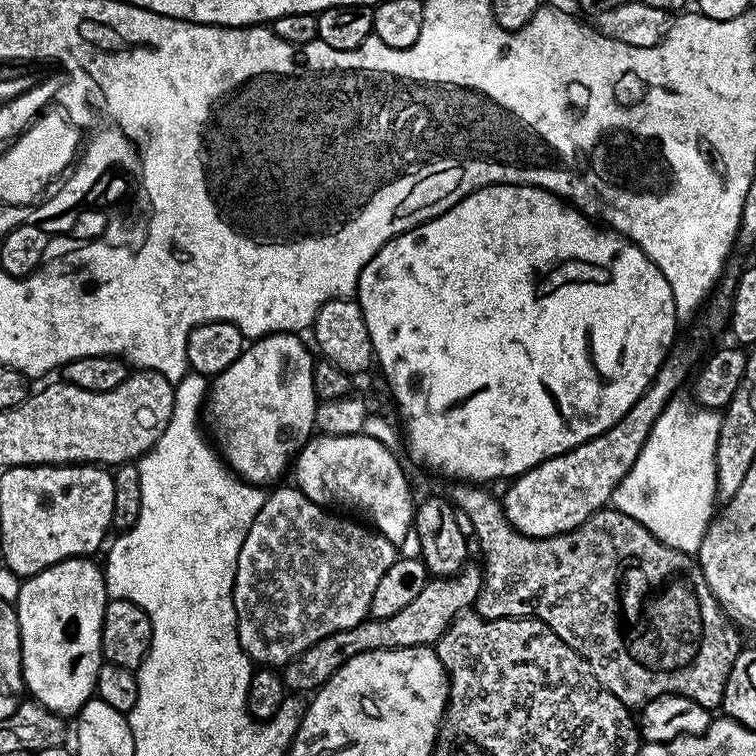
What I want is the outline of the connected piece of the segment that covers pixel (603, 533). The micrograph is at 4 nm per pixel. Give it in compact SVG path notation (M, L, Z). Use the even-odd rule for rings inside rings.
M456 482L453 485L452 496L450 495L451 503L459 511L466 514L467 523L470 527L472 526L473 533L471 532L471 535L474 540L474 535L476 535L476 540L480 543L480 552L484 555L484 560L482 559L482 583L474 605L477 614L487 620L535 617L535 619L542 621L547 628L554 630L554 634L558 634L558 638L562 638L562 642L566 642L566 646L574 649L588 663L600 685L606 690L610 690L610 694L617 696L629 710L639 710L659 696L685 696L709 710L716 710L721 707L726 690L726 678L730 674L730 666L734 666L734 658L738 658L742 641L740 641L739 634L736 633L735 626L737 627L737 625L729 619L725 609L720 607L716 601L716 595L710 590L710 586L702 574L699 563L689 553L679 552L666 546L654 533L646 530L646 526L634 522L634 518L616 511L615 507L612 506L601 508L593 516L588 516L586 522L582 522L580 527L569 532L563 532L557 536L524 536L505 518L503 503L497 497L495 500L484 489L487 487L477 486L472 482Z

